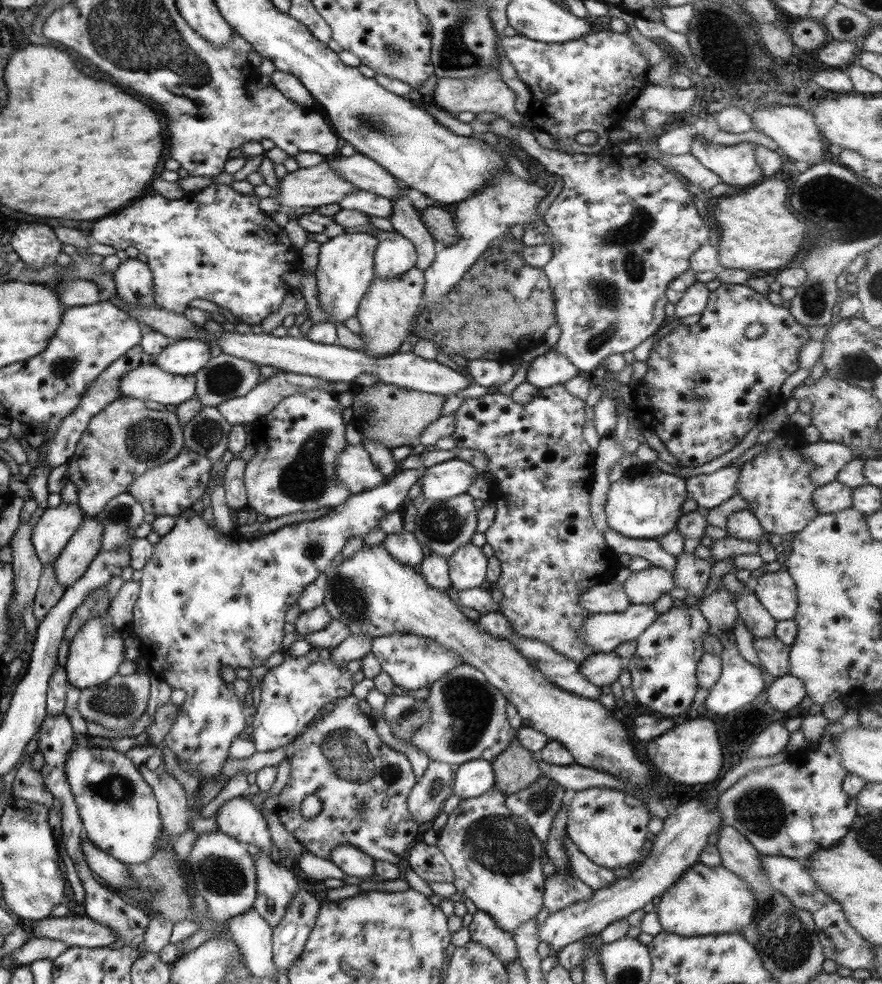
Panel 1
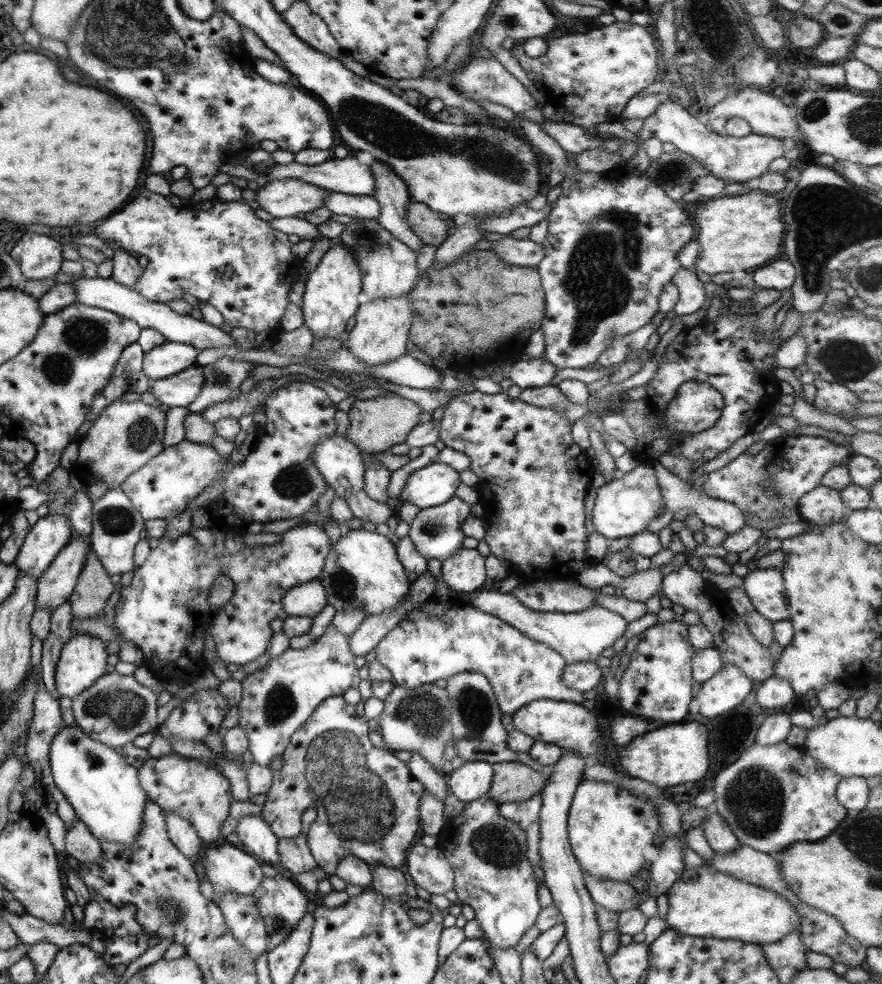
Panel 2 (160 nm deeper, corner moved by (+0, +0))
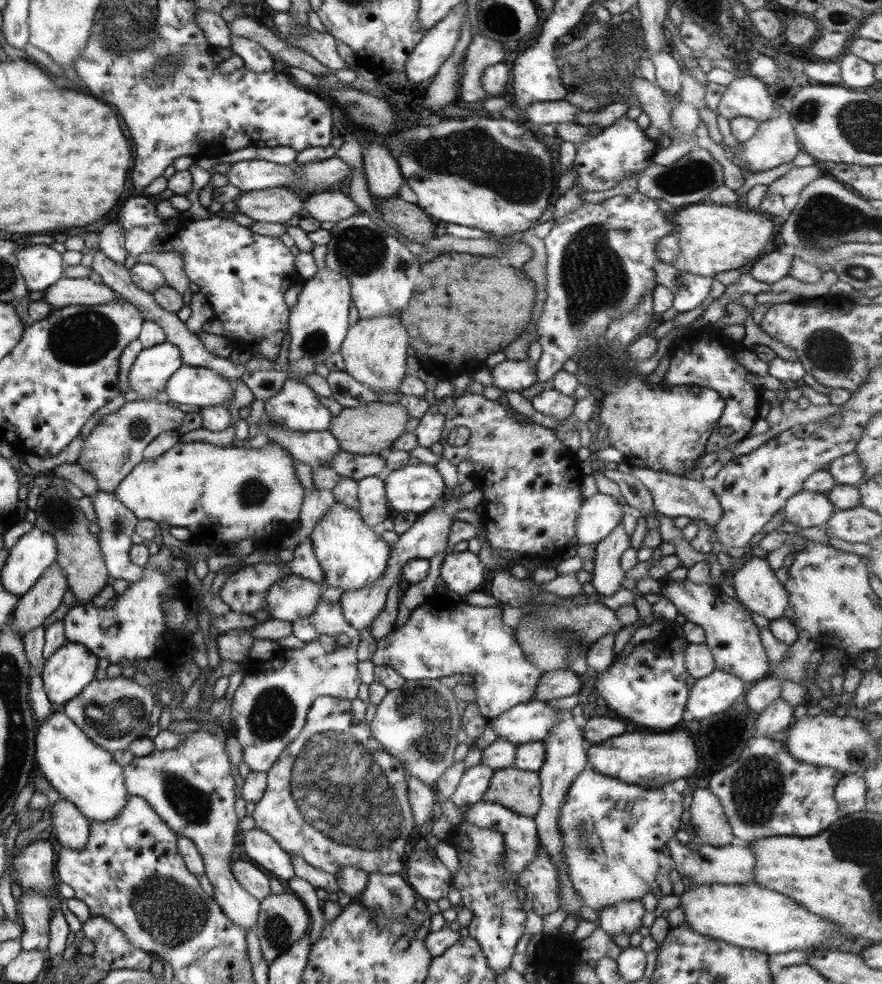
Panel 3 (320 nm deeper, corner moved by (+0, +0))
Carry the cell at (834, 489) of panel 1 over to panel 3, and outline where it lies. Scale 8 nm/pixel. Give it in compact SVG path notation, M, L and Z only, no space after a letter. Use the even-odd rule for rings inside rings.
M801 490L787 498L783 512L787 522L798 528L811 528L825 524L833 512L833 507L825 494Z

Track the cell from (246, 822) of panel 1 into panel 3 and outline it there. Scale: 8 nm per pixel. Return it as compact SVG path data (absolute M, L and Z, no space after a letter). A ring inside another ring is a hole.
M254 828L243 832L241 836L243 850L253 864L272 873L282 884L294 876L290 856L271 839L269 834Z

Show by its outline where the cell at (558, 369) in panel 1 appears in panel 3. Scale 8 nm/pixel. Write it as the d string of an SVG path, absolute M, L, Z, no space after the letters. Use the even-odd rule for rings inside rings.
M503 360L488 371L492 386L503 393L520 393L535 384L535 366L530 361Z

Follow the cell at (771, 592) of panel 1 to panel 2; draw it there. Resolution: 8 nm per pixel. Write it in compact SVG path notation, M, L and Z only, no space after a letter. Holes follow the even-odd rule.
M754 568L742 577L742 587L753 608L772 623L788 618L787 595L780 569Z

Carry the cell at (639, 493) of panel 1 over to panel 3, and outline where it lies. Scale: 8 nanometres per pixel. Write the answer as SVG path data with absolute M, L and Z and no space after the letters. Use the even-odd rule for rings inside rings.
M600 493L582 502L575 517L576 545L595 544L607 536L621 521L624 504L622 500Z

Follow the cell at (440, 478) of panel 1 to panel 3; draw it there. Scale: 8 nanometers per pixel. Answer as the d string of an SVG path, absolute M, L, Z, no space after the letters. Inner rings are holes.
M421 463L399 467L382 479L388 509L396 513L413 512L418 516L448 496L434 465Z

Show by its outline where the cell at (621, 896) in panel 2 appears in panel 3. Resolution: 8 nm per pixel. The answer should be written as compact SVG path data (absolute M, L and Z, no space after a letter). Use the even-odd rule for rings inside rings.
M641 900L613 904L605 907L598 913L598 926L608 937L614 934L626 934L630 936L637 932L641 926L641 918L644 914Z

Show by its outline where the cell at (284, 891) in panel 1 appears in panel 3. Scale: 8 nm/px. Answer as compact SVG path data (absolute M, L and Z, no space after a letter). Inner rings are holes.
M284 884L278 889L273 888L260 903L255 926L259 950L265 964L269 966L278 956L285 954L294 942L308 932L309 926L309 914L299 899Z

